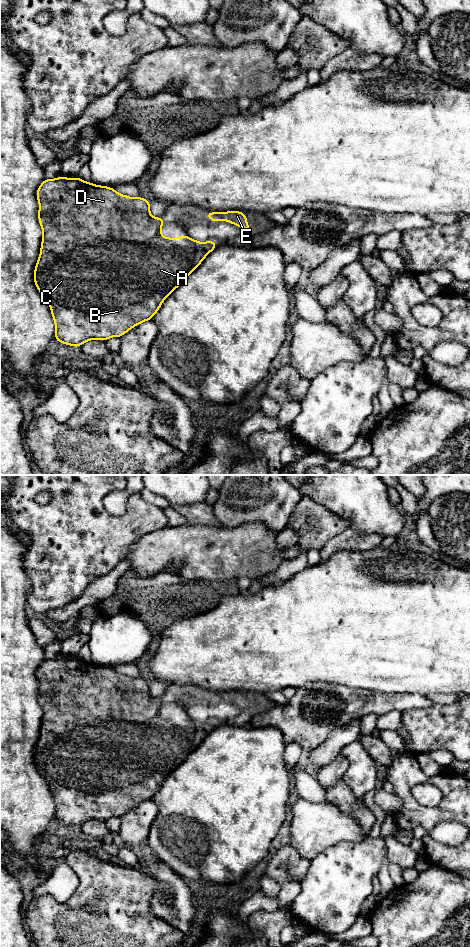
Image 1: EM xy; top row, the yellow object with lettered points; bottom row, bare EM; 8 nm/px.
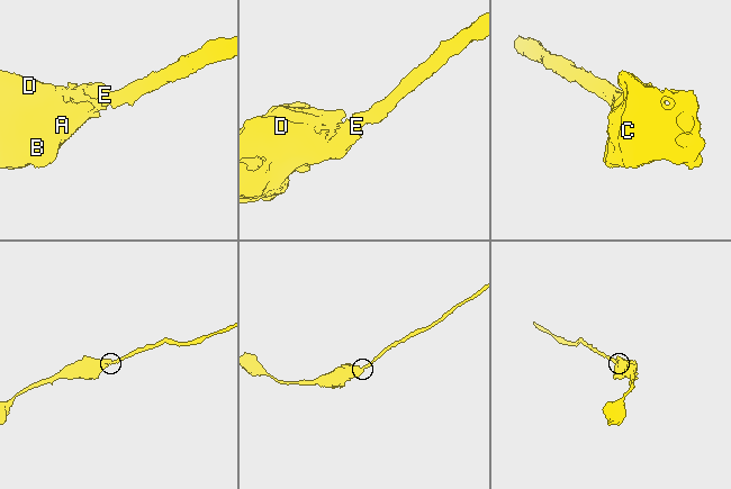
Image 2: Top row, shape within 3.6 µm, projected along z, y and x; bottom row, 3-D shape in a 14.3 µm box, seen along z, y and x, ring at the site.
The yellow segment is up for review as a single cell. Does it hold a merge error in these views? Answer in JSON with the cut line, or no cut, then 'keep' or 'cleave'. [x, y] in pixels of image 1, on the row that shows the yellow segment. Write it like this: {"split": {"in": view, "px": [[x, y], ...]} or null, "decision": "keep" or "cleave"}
{"split": null, "decision": "keep"}

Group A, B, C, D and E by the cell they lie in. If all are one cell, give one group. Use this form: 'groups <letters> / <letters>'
groups A B C D E

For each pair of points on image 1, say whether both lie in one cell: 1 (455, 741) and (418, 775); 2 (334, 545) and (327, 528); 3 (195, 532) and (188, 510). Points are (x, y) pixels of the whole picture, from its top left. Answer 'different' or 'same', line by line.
1: different
2: different
3: different

